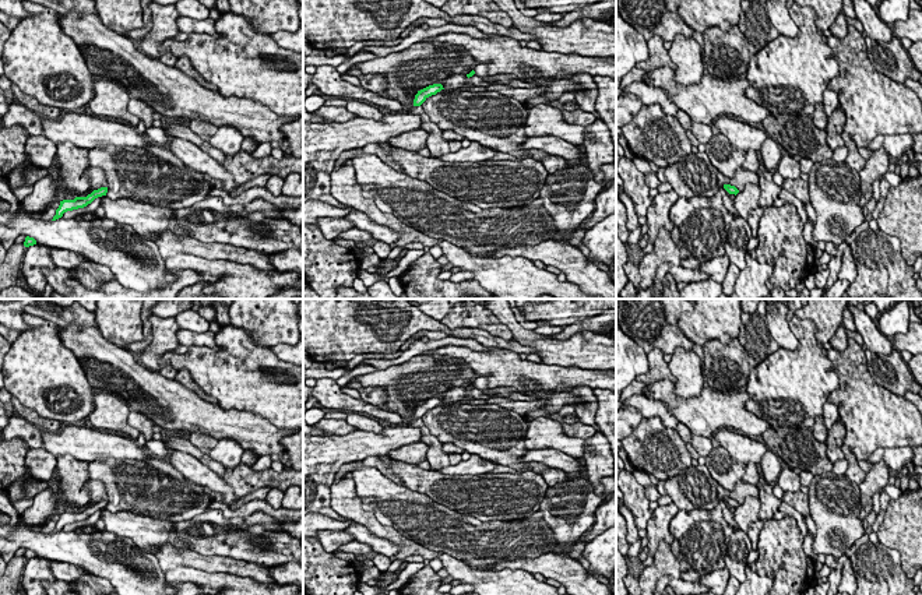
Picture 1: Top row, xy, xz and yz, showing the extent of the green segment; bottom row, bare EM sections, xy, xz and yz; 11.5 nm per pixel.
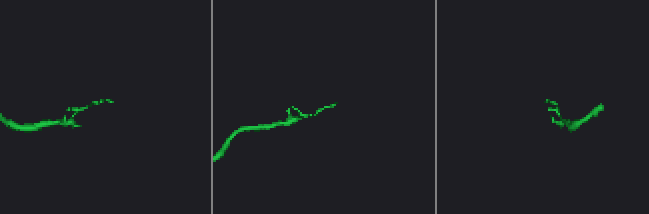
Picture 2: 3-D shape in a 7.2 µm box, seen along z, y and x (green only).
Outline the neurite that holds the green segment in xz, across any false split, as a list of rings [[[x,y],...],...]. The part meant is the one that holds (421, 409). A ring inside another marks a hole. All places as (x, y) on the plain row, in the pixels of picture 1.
[[[433,397],[418,404],[414,412],[414,419],[420,419],[429,409],[436,408],[441,402],[444,402],[441,397]]]

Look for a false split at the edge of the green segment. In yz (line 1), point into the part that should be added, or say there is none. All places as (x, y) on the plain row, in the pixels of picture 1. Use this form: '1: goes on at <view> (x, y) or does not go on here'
1: does not go on here

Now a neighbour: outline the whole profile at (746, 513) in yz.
[[[746,497],[742,504],[735,508],[733,520],[739,531],[747,532],[749,525],[759,520],[761,503],[759,497]]]

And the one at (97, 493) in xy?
[[[88,480],[85,487],[89,490],[91,503],[98,503],[101,500],[108,500],[105,486],[101,480]]]

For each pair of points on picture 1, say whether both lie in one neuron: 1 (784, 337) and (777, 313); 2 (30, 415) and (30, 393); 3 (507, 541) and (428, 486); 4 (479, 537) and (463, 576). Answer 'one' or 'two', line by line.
1: one
2: two
3: two
4: two

